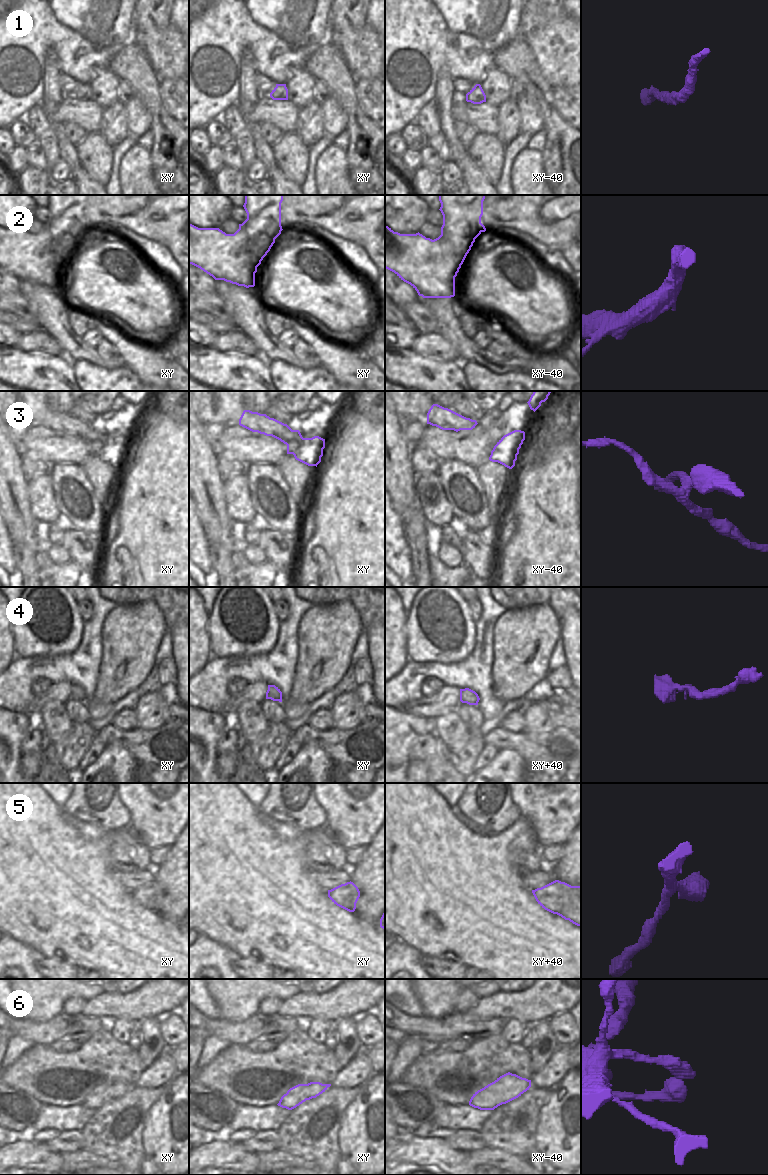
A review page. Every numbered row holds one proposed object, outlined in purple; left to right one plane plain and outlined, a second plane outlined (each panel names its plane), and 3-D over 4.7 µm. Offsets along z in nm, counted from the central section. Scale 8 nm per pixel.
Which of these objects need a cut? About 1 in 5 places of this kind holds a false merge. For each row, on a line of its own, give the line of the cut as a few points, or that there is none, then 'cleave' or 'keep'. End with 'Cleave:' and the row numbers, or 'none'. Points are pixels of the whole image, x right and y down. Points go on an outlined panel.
1: no cut; keep
2: no cut; keep
3: cut in xy along (303, 438), (299, 448), (293, 454); cleave
4: no cut; keep
5: no cut; keep
6: no cut; keep
Cleave: 3

